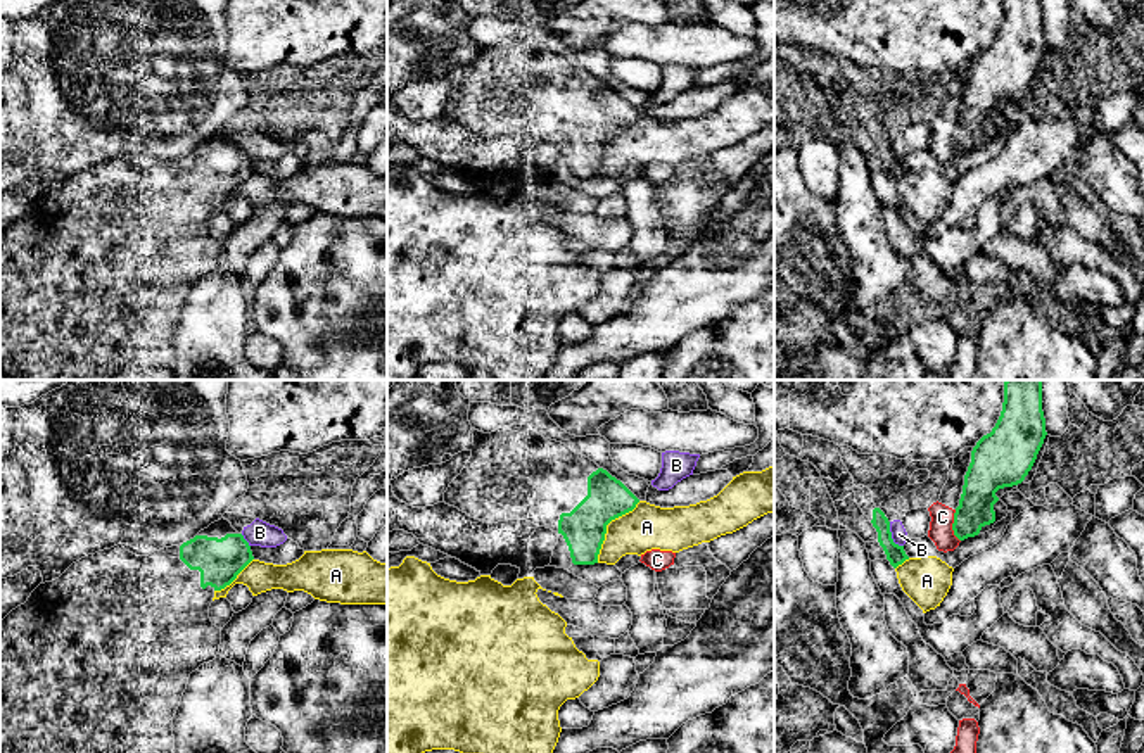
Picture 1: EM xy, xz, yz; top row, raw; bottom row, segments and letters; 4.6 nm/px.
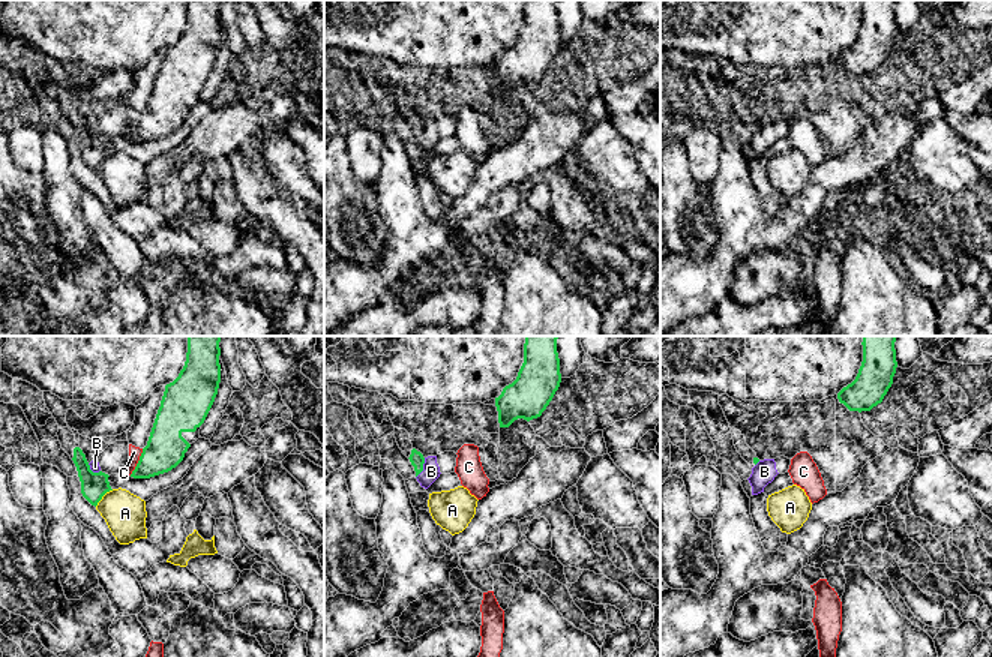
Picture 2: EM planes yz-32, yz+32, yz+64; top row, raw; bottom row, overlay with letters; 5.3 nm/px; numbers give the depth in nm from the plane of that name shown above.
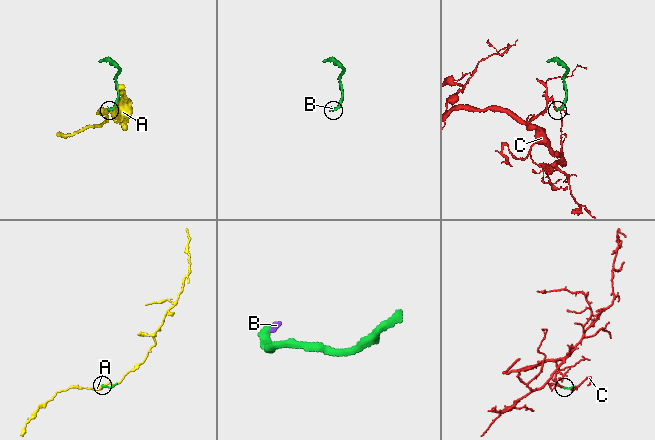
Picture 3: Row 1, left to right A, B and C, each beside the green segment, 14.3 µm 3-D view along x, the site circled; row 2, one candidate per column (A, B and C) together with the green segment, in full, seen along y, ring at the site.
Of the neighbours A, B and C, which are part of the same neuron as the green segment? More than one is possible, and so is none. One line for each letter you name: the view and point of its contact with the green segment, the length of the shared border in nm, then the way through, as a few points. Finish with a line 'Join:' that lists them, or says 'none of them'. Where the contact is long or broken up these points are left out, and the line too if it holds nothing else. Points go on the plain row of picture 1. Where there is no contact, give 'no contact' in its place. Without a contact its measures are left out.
Join: none of them

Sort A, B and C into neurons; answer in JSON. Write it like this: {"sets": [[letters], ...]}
{"sets": [["A"], ["B"], ["C"]]}

